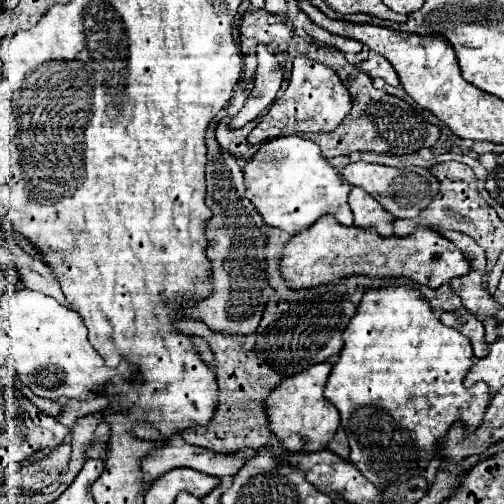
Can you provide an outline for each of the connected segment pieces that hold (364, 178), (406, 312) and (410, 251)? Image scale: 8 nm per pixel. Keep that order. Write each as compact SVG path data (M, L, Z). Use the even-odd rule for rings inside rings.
M356 162L356 164L348 164L340 172L340 178L350 186L360 186L362 190L366 190L394 218L418 216L438 192L438 180L426 168L390 168L390 166L380 166L380 164Z
M393 285L368 289L342 332L342 340L344 348L328 376L324 398L340 412L340 424L352 450L350 462L378 488L406 482L408 478L422 474L432 458L435 443L454 422L462 422L468 432L478 428L491 395L485 382L478 382L471 388L464 388L462 384L464 376L474 366L472 346L464 334L444 326L434 316L428 300L416 288Z
M322 216L306 230L296 232L284 246L280 258L280 274L292 290L314 288L322 284L342 284L346 278L364 274L370 278L410 278L428 288L440 288L444 282L468 274L468 260L456 252L456 246L430 228L418 228L408 238L382 238L376 232L360 232L360 228L344 228L332 216Z

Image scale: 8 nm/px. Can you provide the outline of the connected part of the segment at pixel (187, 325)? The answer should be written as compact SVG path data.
M182 318L176 322L176 326L180 328L180 332L202 336L210 344L210 348L218 360L218 366L214 368L214 372L218 376L218 386L220 386L220 404L218 404L216 416L212 418L212 424L208 424L204 428L198 428L198 426L188 428L188 430L184 430L182 438L188 444L210 448L214 452L240 452L240 450L258 452L258 450L266 448L270 444L272 434L268 428L268 418L264 414L262 400L280 382L278 372L274 372L268 364L264 364L264 360L260 356L256 356L254 350L246 350L240 340L230 342L226 334L214 332L204 322Z

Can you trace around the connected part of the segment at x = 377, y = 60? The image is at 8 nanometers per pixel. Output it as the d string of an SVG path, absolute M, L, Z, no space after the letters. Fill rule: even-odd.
M374 54L372 58L364 60L364 62L360 64L360 68L362 68L362 72L366 72L370 78L384 78L390 86L398 86L398 84L400 84L396 70L394 70L392 64L390 64L384 56L380 56L380 54Z

